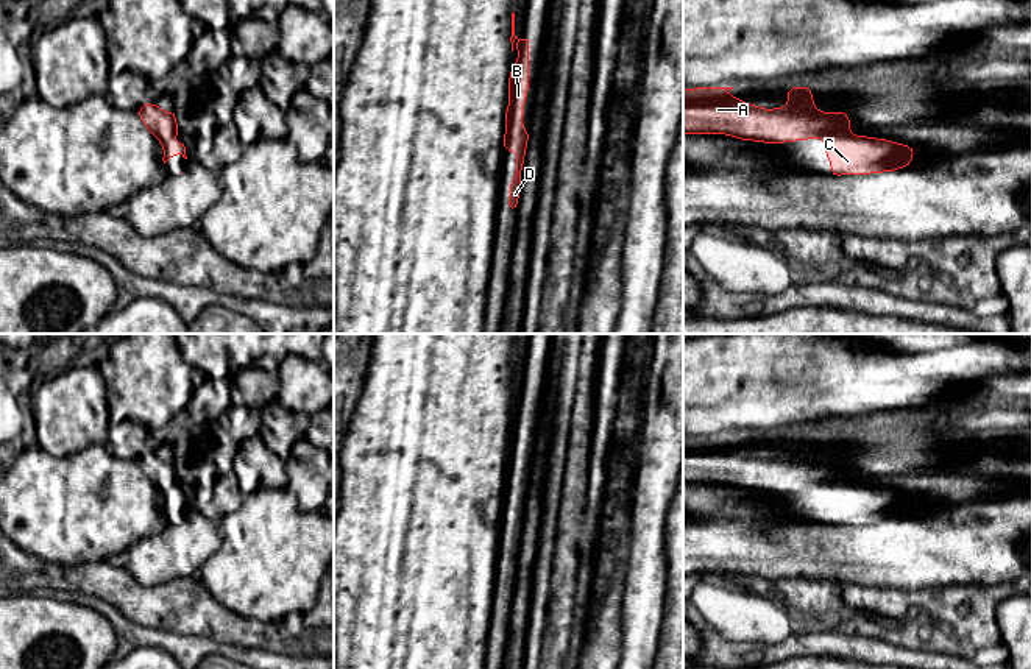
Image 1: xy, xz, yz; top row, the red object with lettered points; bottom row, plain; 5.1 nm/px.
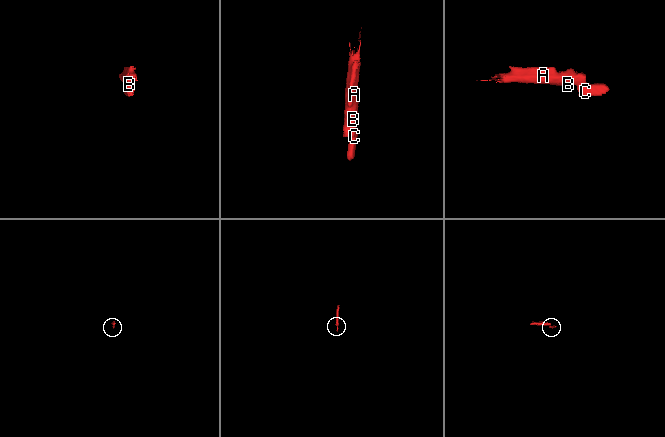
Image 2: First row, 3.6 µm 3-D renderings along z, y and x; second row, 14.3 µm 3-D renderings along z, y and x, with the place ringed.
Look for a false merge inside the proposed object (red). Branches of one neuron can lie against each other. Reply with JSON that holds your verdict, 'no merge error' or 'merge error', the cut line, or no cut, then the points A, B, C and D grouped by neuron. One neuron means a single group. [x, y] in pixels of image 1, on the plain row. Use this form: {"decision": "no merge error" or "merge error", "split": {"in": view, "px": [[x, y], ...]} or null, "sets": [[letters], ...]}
{"decision": "no merge error", "split": null, "sets": [["A", "B", "C", "D"]]}

